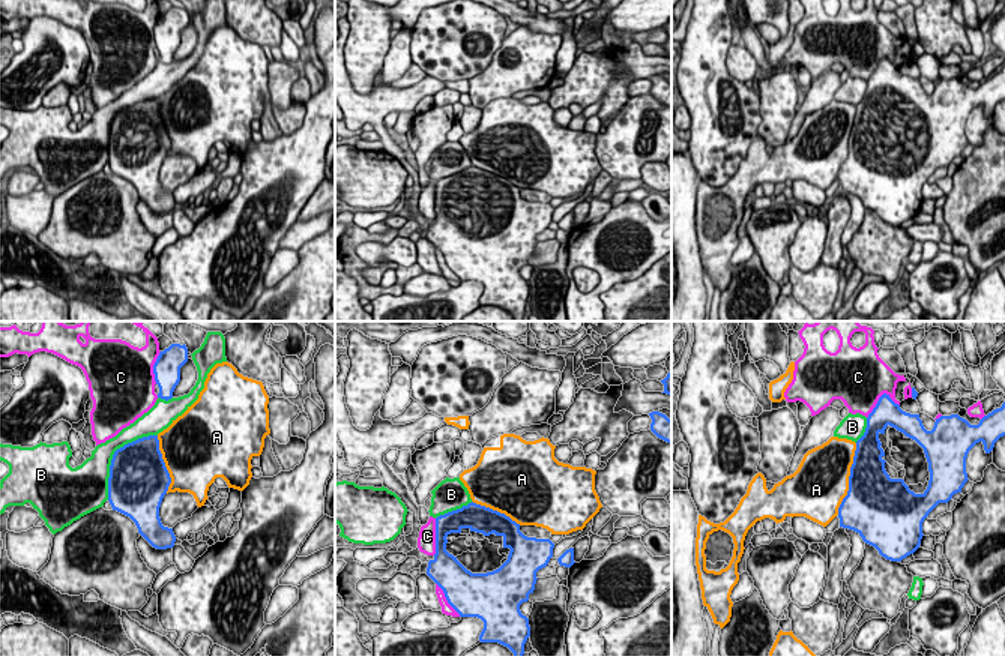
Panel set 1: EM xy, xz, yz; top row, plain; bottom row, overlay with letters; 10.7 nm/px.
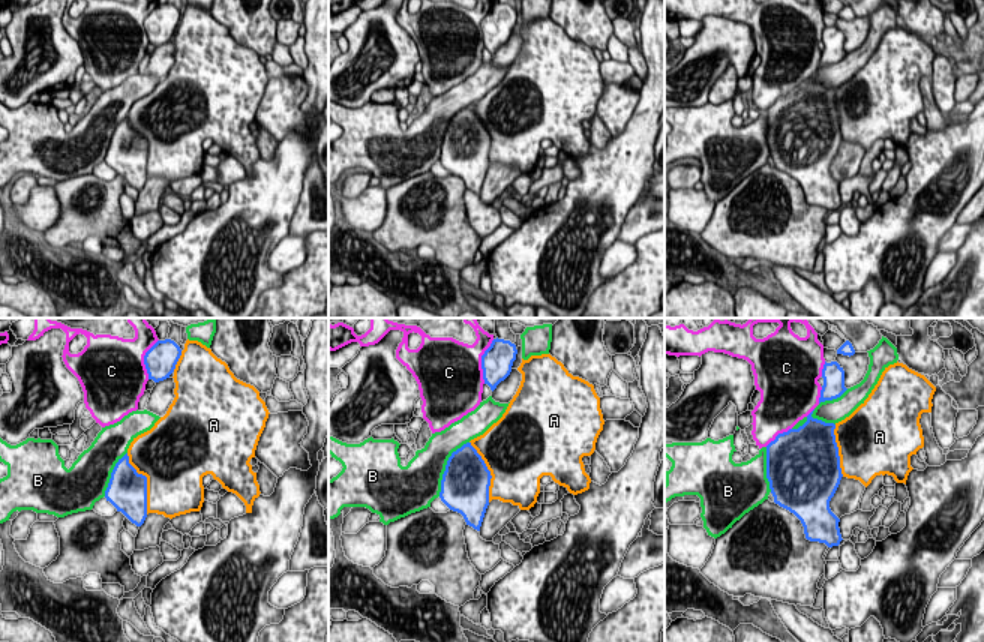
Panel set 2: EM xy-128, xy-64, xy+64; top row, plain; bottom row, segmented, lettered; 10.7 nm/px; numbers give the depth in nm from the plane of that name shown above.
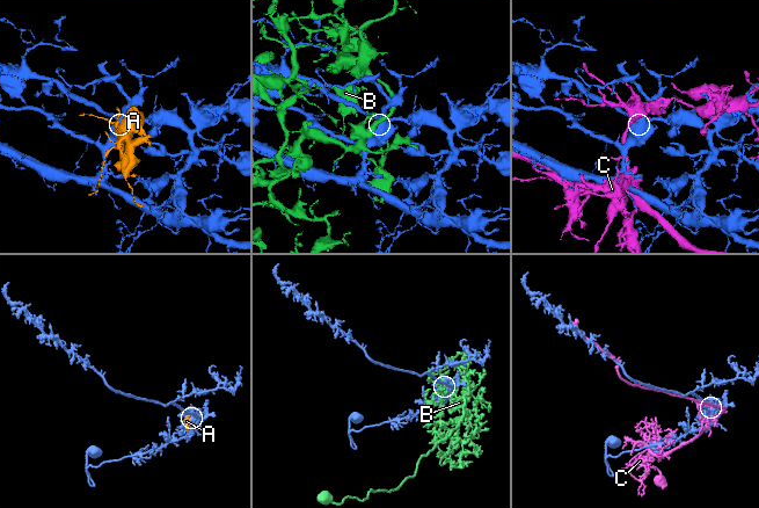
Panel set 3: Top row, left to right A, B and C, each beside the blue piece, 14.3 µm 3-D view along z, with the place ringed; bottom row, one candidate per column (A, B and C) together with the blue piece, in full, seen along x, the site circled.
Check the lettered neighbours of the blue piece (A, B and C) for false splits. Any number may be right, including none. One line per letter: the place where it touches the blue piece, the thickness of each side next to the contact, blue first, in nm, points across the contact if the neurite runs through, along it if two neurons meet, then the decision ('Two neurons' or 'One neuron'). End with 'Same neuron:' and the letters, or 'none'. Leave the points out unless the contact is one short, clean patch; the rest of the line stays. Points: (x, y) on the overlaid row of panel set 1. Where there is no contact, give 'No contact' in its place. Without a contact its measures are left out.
A: Touches blue at yz (849, 479). Thickness 480 nm (blue) against 480 nm. One neuron
B: Touches blue at xy (113, 455). Thickness 480 nm (blue) against 320 nm. Two neurons
C: Touches blue at yz (879, 398). Thickness 280 nm (blue) against 500 nm. Two neurons
Same neuron: A

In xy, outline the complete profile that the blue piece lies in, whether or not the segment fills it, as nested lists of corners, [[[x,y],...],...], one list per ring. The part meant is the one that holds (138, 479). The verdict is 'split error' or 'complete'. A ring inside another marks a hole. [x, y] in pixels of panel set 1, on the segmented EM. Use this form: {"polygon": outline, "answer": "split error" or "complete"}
{"polygon": [[[158,435],[138,438],[117,449],[108,477],[113,510],[129,516],[138,533],[156,549],[173,548],[173,528],[164,527],[159,507],[171,483]]], "answer": "complete"}

